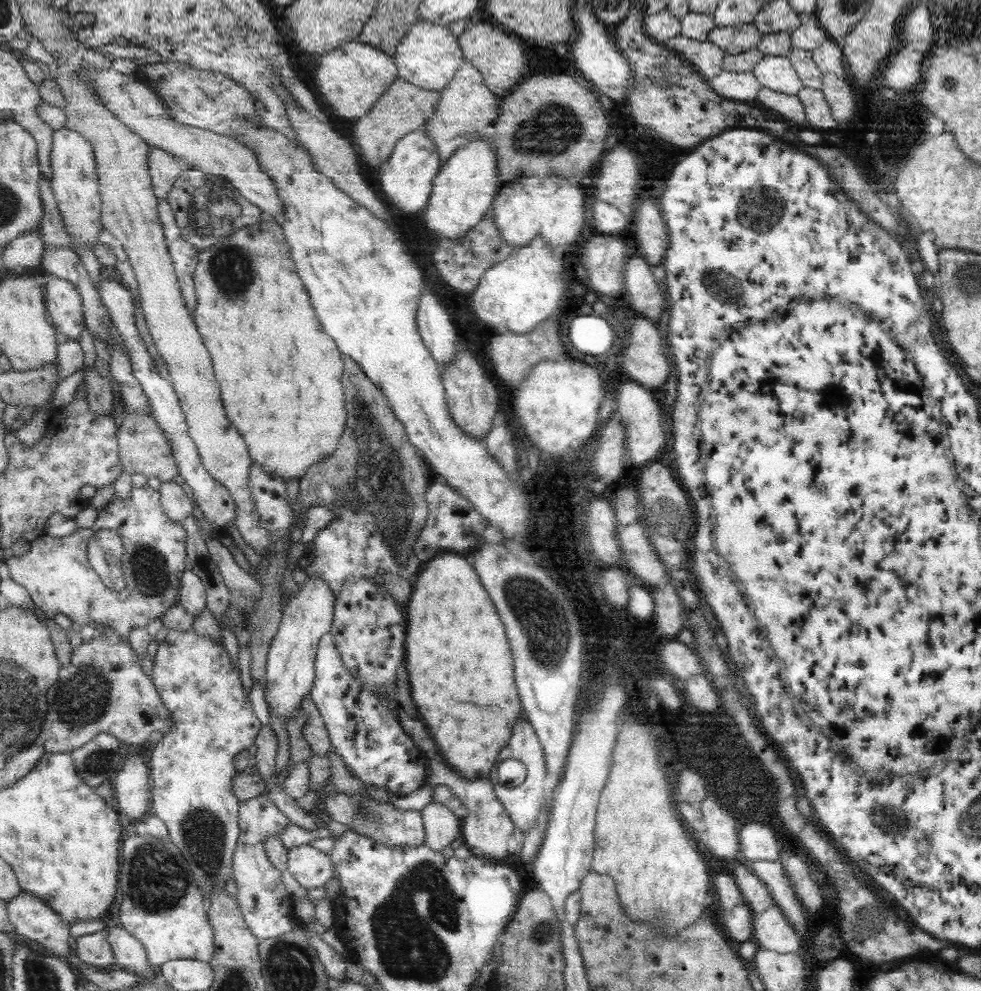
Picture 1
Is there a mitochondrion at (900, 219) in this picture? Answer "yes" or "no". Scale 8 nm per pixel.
no

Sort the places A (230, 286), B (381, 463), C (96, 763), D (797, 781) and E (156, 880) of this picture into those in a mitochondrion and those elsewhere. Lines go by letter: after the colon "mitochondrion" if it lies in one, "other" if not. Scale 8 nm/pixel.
A: mitochondrion
B: mitochondrion
C: mitochondrion
D: other
E: mitochondrion

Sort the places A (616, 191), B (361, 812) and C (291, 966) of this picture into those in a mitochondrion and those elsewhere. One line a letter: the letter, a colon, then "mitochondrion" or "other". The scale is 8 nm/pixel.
A: other
B: mitochondrion
C: mitochondrion

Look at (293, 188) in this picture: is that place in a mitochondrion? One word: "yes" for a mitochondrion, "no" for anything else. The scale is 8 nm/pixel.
no

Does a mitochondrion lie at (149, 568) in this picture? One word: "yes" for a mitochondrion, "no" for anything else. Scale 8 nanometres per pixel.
yes

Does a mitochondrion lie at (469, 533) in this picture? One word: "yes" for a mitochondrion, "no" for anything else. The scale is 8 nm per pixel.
yes

